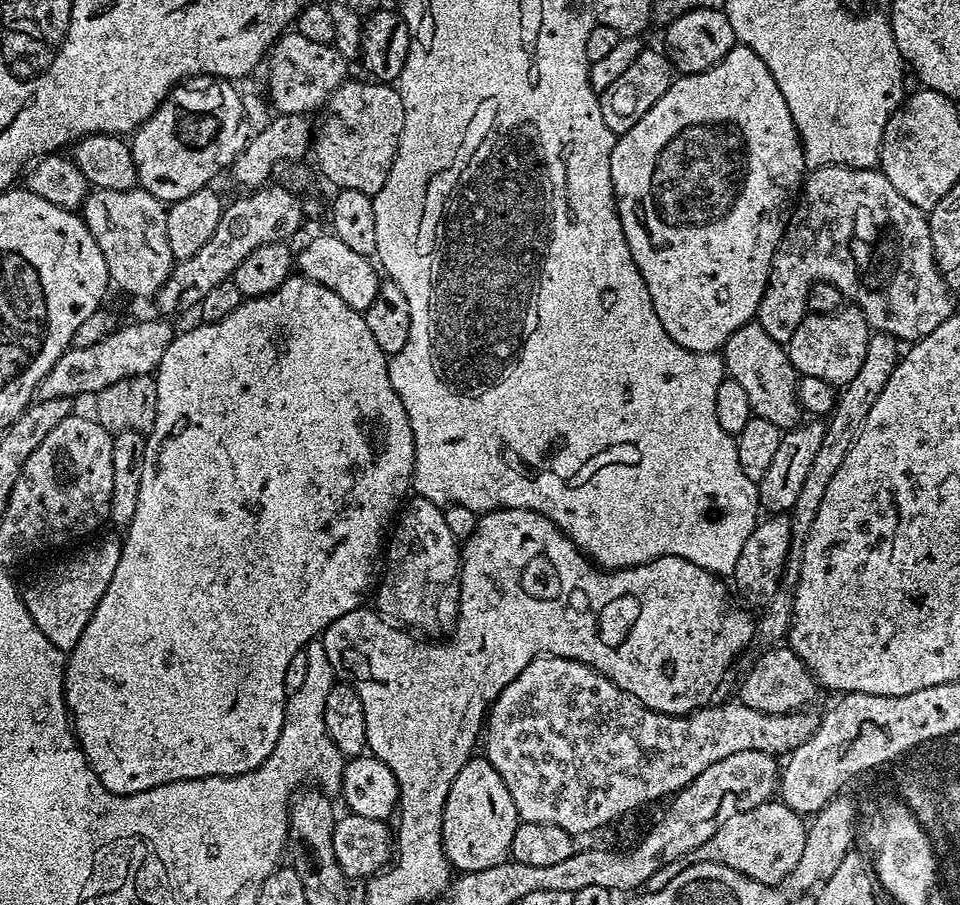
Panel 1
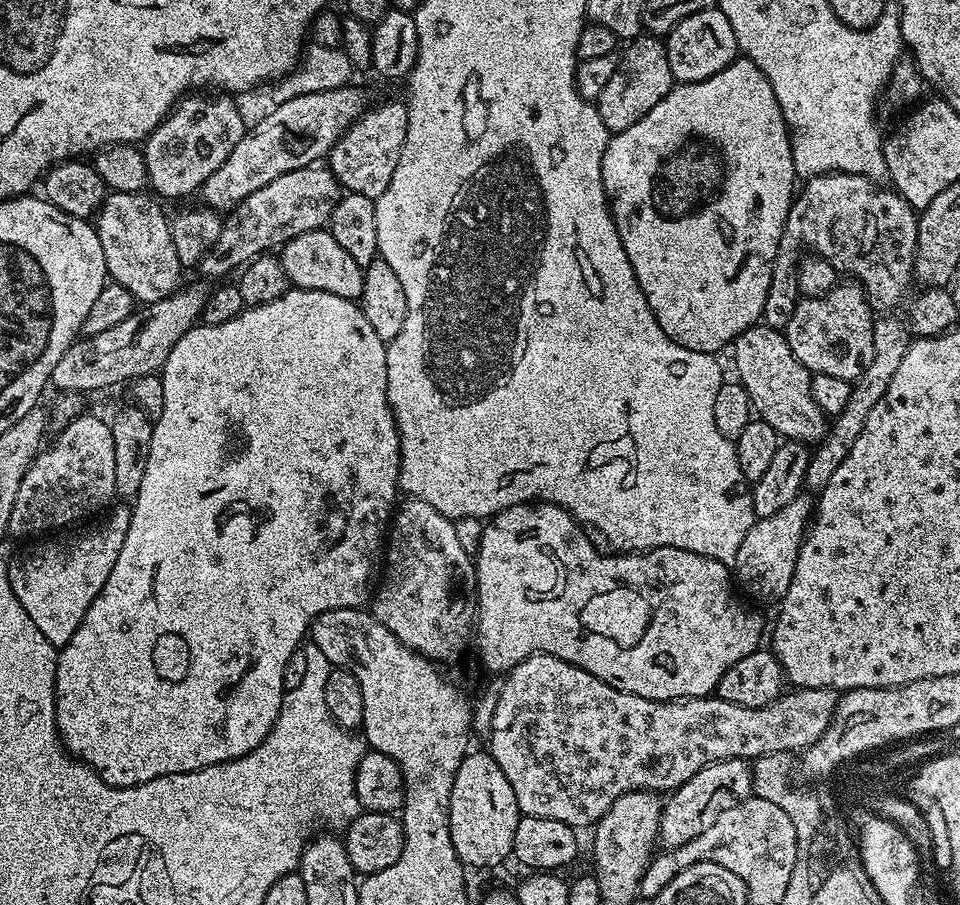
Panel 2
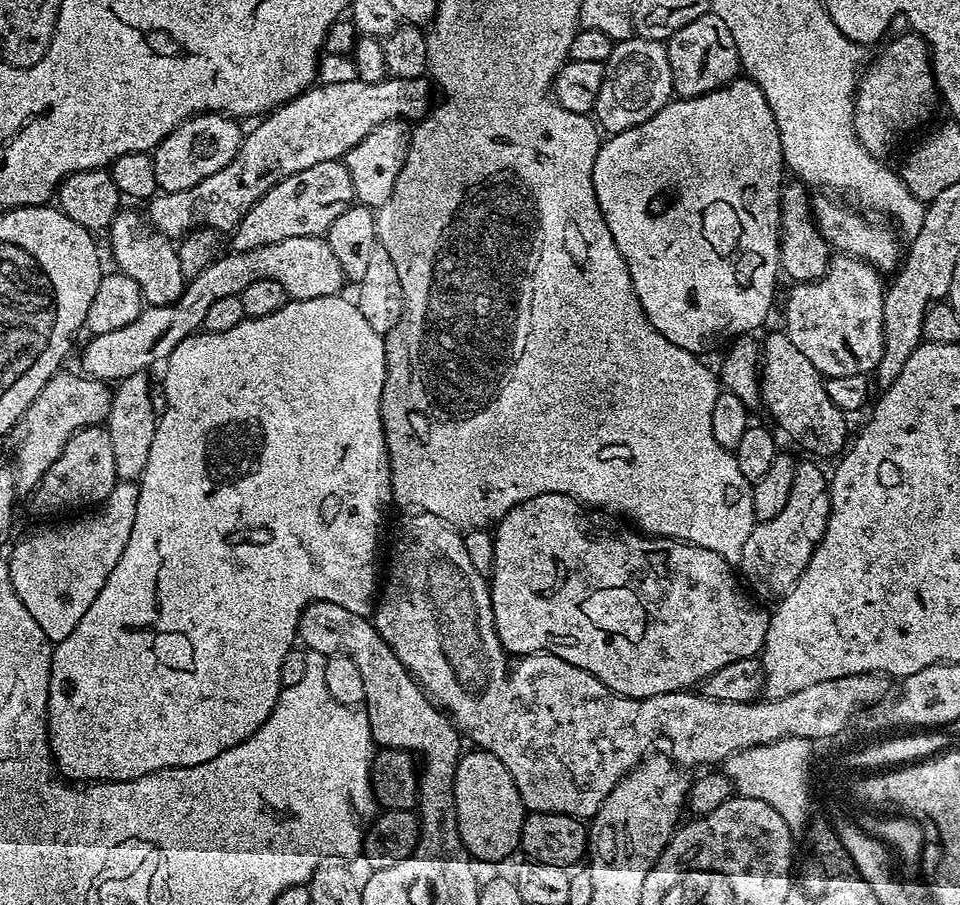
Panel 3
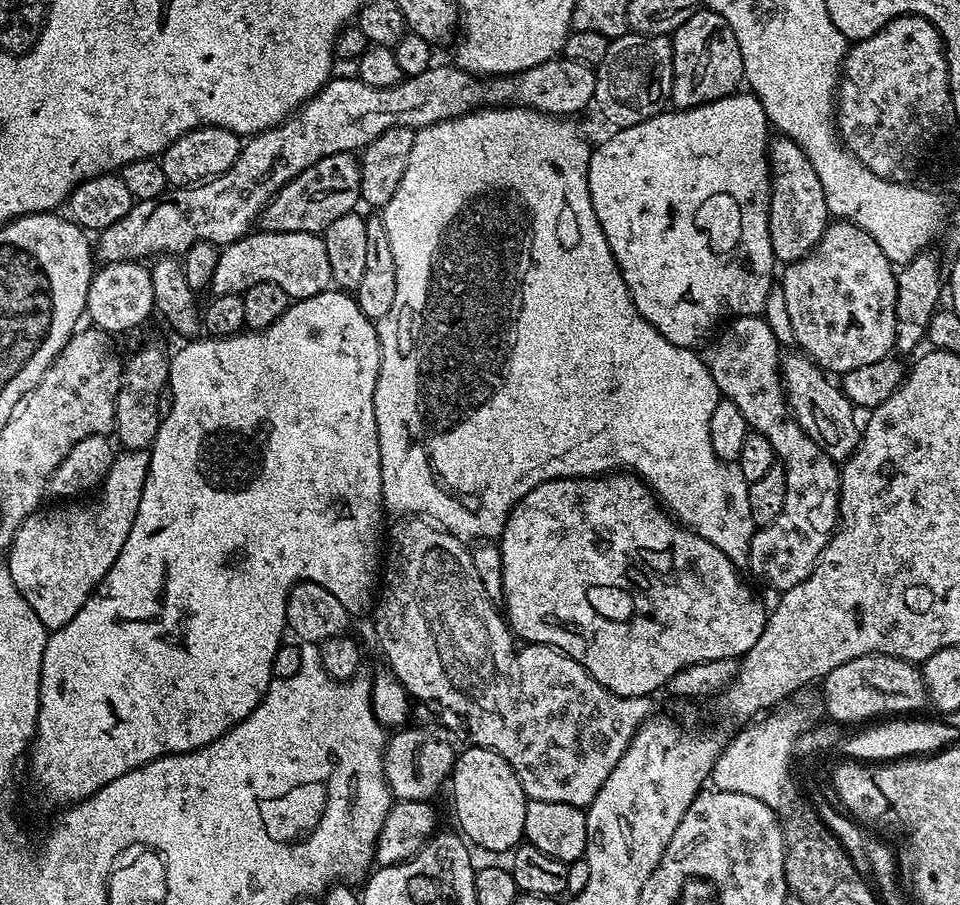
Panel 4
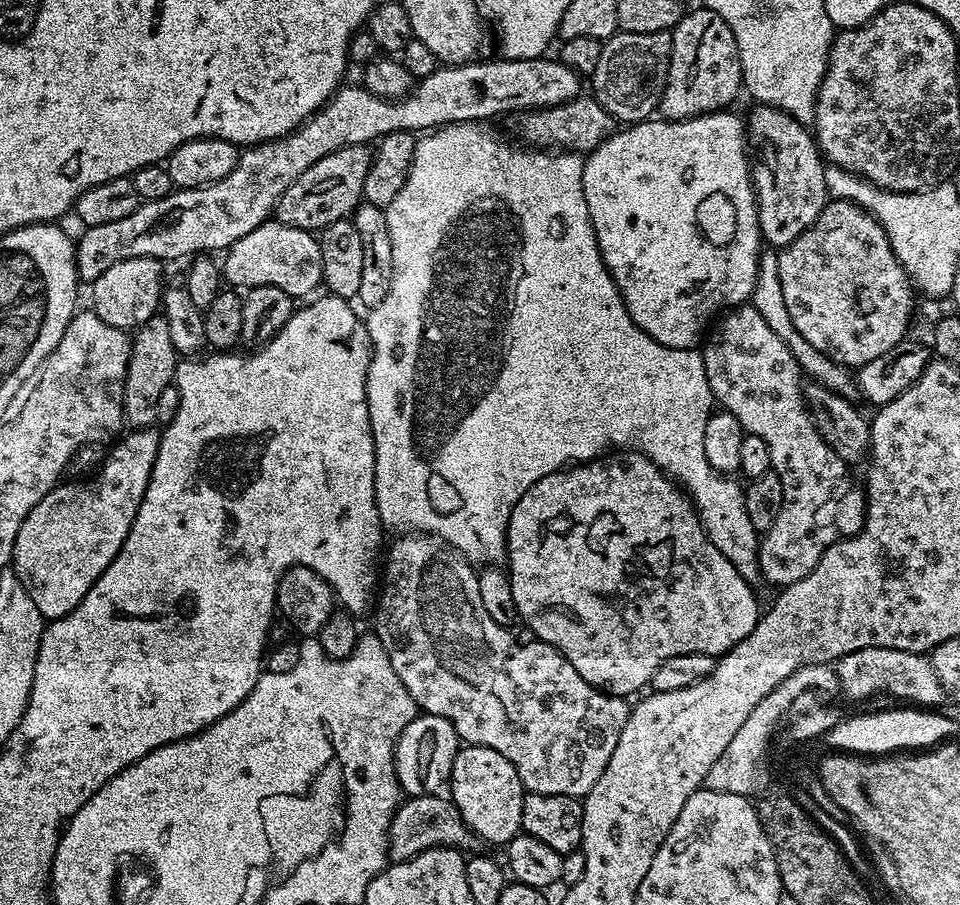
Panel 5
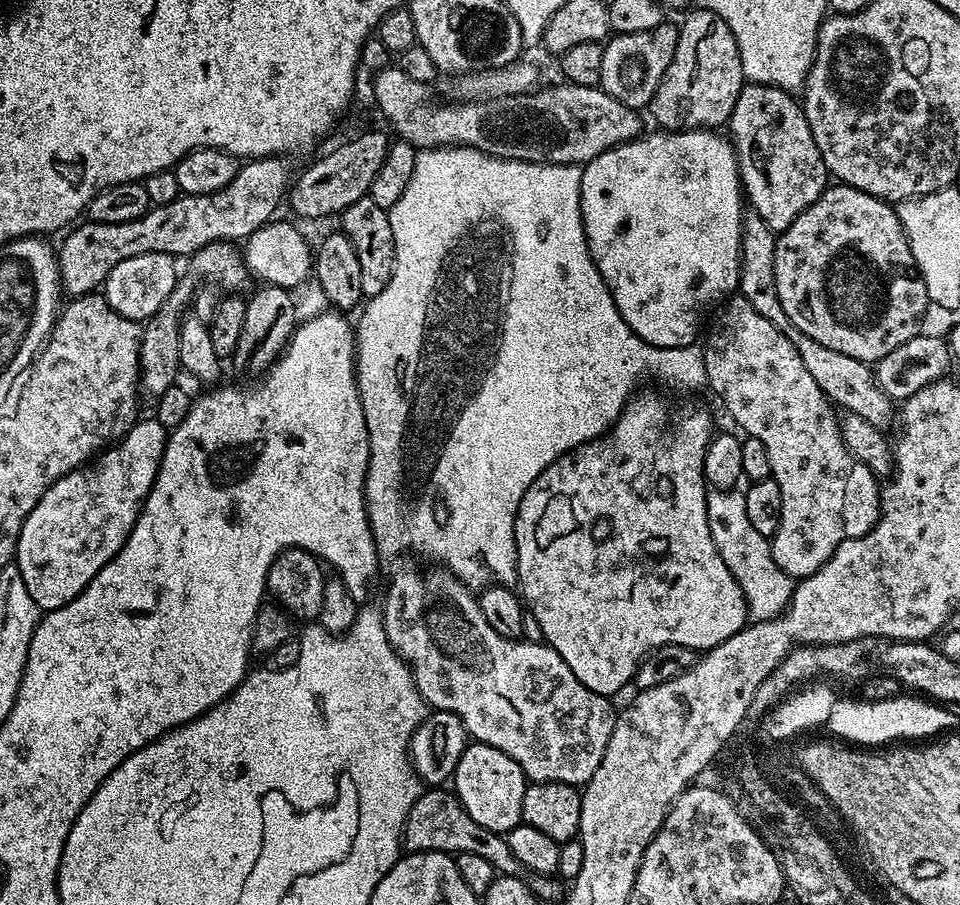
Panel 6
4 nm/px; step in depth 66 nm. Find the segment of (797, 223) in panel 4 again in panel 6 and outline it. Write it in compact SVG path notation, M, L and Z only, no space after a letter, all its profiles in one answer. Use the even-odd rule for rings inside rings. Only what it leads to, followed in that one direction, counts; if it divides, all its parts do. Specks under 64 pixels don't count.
M745 83L732 111L731 128L730 139L732 147L736 149L736 160L740 164L742 192L747 203L748 200L752 203L749 204L751 211L758 213L772 232L785 232L798 218L798 214L809 208L830 184L828 167L818 150L818 142L814 142L814 134L810 134L801 101L793 93L783 92L781 88L769 84Z

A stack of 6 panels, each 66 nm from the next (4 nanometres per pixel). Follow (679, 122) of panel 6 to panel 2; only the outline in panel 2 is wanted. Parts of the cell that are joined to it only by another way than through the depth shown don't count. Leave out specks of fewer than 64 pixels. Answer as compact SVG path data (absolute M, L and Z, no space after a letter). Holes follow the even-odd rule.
M717 7L698 10L698 14L690 14L690 18L682 18L678 26L674 26L666 33L664 49L676 84L702 82L718 74L718 70L726 70L726 66L730 66L730 62L738 56L734 30L730 30L730 22L726 14L722 14L722 10Z

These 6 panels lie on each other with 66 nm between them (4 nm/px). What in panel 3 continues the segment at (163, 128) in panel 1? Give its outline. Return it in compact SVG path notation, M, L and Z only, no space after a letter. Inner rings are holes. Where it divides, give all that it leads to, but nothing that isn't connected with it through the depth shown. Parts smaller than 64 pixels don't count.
M202 112L183 120L166 139L151 153L154 162L154 178L156 187L160 192L177 192L178 190L190 190L190 186L198 186L202 178L210 178L210 174L218 174L222 166L226 166L238 154L242 131L235 119L219 112Z

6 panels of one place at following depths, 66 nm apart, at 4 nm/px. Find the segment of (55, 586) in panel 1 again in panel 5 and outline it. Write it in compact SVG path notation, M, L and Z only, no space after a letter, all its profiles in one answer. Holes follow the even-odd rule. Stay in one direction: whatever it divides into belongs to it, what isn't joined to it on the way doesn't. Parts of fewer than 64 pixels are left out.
M155 427L132 430L127 433L128 441L120 444L112 452L112 457L101 463L98 474L93 475L85 484L61 482L51 488L30 510L16 535L12 551L11 567L22 582L26 594L38 606L45 621L51 622L70 614L78 602L92 589L92 583L110 566L110 562L120 553L120 547L132 529L134 518L140 509L142 498L152 477L152 467L160 449L161 433Z

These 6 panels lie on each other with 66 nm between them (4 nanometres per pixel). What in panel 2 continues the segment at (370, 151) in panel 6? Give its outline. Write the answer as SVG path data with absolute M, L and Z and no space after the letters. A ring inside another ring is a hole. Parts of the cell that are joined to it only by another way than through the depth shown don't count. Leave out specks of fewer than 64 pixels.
M327 166L290 170L274 178L274 182L266 182L262 190L254 190L250 198L243 200L223 217L222 234L218 234L218 242L214 242L211 250L200 259L198 272L204 276L224 276L232 271L235 273L257 256L279 249L298 234L324 228L341 195L340 184Z

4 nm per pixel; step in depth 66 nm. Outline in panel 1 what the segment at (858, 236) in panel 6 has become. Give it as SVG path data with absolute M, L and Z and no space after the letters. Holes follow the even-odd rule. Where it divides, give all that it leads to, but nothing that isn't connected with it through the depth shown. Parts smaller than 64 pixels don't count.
M841 306L834 312L806 314L802 322L798 322L786 346L788 357L800 376L822 378L828 384L843 386L848 384L850 378L854 378L854 374L858 374L862 367L869 335L866 318L855 306Z

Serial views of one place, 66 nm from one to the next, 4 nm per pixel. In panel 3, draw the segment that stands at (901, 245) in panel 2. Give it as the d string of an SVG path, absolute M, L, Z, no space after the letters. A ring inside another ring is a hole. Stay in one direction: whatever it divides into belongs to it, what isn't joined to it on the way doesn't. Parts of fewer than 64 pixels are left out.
M828 196L815 197L812 200L812 214L816 217L816 225L820 227L820 233L824 235L824 241L837 253L867 260L881 273L891 273L902 260L902 248L896 245L897 233L894 231L893 225L883 219L873 218L871 215L857 210L851 203L845 202L843 199Z

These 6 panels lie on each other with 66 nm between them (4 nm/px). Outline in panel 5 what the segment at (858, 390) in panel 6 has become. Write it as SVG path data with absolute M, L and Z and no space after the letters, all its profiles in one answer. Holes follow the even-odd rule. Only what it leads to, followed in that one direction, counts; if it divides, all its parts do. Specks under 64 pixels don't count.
M764 250L760 253L758 274L754 282L750 304L751 307L758 310L758 314L762 314L766 326L770 326L770 330L774 330L774 334L778 334L778 338L782 338L782 342L786 342L786 346L790 346L790 354L794 354L801 373L809 381L812 379L813 385L830 390L850 401L857 399L858 385L853 369L834 363L825 352L810 346L810 342L806 342L806 338L802 338L802 334L798 334L798 330L790 318L790 310L786 310L786 298L782 298L782 278L778 278L778 255L775 251Z

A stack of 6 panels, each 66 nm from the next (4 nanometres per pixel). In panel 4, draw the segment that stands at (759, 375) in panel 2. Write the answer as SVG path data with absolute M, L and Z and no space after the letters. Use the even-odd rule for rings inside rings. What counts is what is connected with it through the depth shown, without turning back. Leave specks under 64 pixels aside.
M800 350L783 357L780 362L780 379L784 382L784 394L788 397L788 411L791 419L818 446L822 446L831 460L843 462L851 456L858 446L861 425L856 424L857 413L852 404L844 396L844 392L835 383L832 384L827 375L822 371L819 364L811 356Z

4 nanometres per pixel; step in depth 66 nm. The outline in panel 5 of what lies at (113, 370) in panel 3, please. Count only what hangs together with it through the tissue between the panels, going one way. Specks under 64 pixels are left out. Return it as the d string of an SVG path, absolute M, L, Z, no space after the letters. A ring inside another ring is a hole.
M269 218L262 226L250 230L246 238L238 238L238 242L234 242L226 249L222 256L222 276L227 283L229 280L232 283L229 285L236 290L278 286L278 290L286 290L286 294L290 294L293 298L300 298L307 292L314 291L316 287L319 289L322 284L322 254L319 239L305 228L286 226L275 218Z

